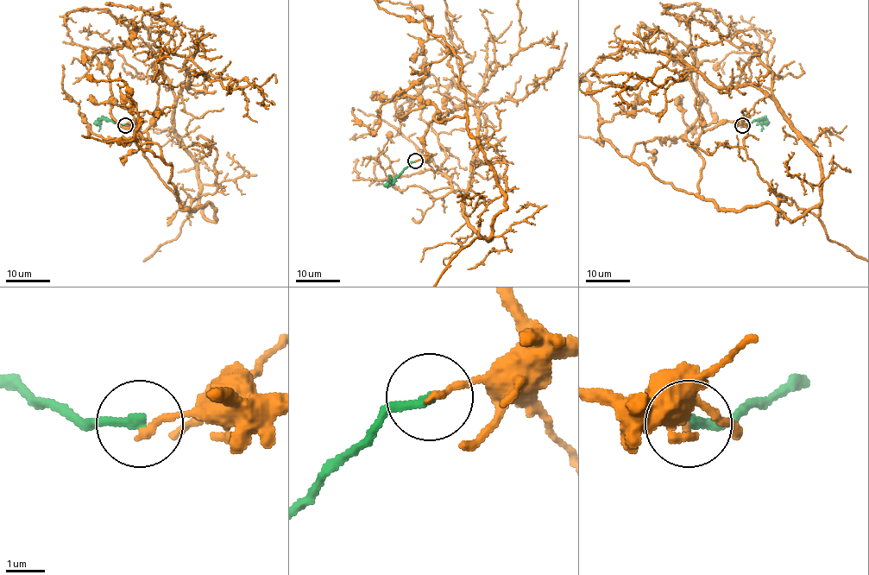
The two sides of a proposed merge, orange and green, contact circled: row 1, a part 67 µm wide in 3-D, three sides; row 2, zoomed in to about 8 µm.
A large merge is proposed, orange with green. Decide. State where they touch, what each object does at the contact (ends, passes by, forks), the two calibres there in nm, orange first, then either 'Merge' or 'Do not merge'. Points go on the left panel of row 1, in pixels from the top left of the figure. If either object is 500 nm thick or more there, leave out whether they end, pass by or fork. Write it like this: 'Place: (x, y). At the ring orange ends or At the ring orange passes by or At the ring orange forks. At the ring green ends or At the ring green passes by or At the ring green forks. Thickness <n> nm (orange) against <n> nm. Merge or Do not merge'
Place: (125, 125). At the ring orange ends. At the ring green ends. Thickness 190 nm (orange) against 240 nm. Do not merge

